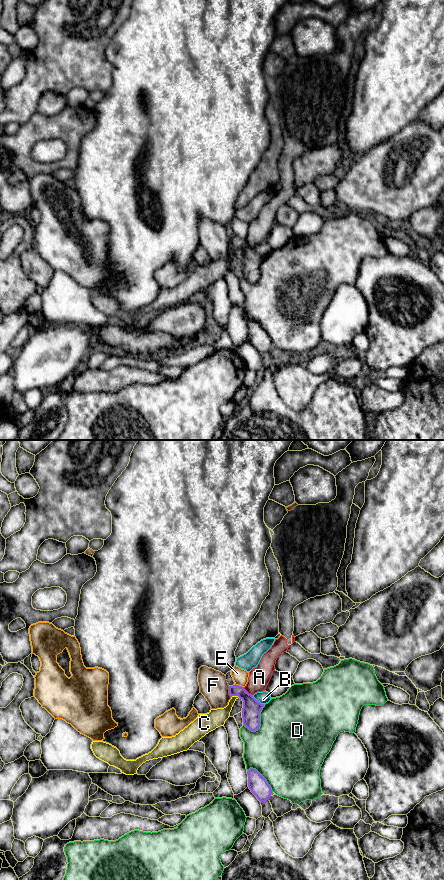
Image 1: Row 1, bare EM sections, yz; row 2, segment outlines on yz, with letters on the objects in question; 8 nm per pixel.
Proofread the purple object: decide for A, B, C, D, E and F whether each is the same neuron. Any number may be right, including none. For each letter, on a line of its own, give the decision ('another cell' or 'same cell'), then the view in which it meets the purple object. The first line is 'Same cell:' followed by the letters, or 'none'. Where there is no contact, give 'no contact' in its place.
Same cell: none
A: another cell | yz
B: another cell | yz
C: another cell | yz
D: another cell | yz
E: another cell | yz
F: another cell | yz

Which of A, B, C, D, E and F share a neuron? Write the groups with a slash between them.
A C / B / D / E / F

